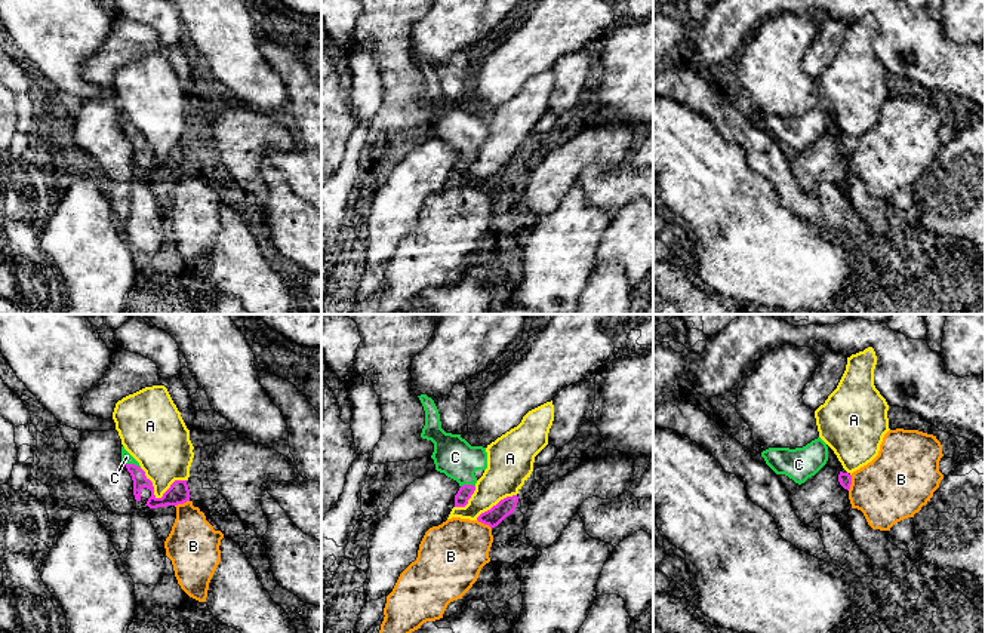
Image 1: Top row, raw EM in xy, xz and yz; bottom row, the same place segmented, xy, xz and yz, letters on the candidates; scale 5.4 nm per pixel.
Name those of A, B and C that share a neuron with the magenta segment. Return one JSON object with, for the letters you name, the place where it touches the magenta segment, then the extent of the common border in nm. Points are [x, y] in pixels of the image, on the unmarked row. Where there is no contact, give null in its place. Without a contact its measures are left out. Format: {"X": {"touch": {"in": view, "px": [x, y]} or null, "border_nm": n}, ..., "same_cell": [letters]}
{"C": {"touch": {"in": "xy", "px": [132, 132]}, "border_nm": 90}, "same_cell": ["C"]}

